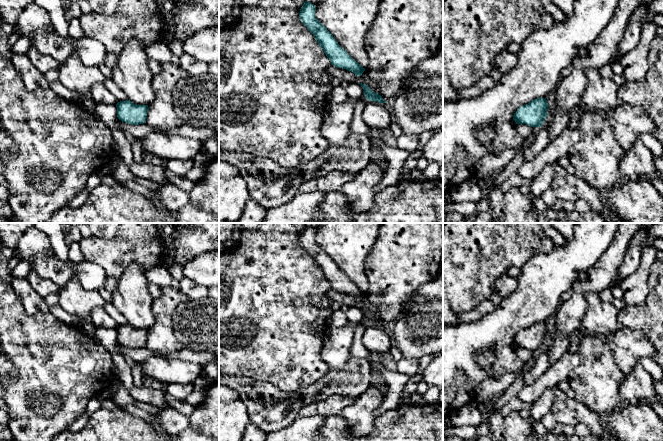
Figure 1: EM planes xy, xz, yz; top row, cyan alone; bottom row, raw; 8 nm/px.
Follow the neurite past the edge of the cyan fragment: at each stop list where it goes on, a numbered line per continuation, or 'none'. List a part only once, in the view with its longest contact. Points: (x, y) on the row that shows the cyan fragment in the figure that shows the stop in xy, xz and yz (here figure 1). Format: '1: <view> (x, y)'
none

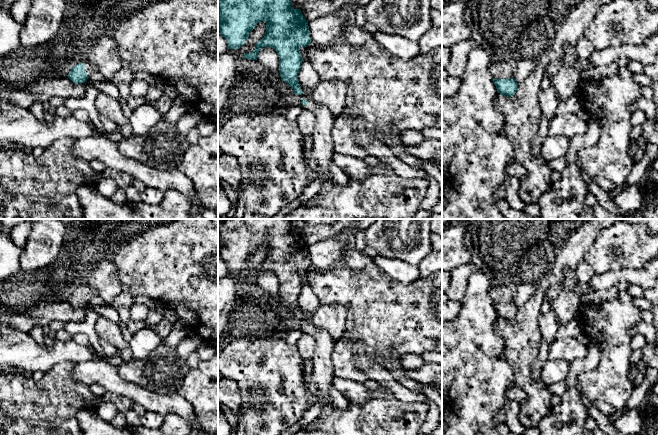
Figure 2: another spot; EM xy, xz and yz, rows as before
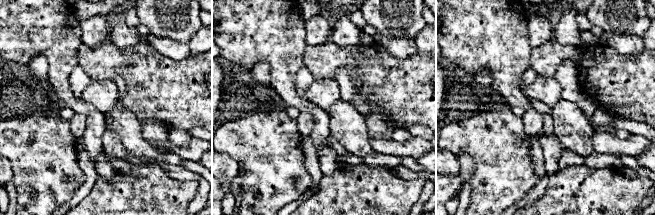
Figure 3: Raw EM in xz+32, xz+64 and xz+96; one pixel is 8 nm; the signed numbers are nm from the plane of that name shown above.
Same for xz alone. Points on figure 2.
1: xz (322, 152)

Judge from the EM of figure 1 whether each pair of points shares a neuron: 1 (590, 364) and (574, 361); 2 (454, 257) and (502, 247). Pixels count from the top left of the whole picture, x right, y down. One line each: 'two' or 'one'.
1: two
2: one

